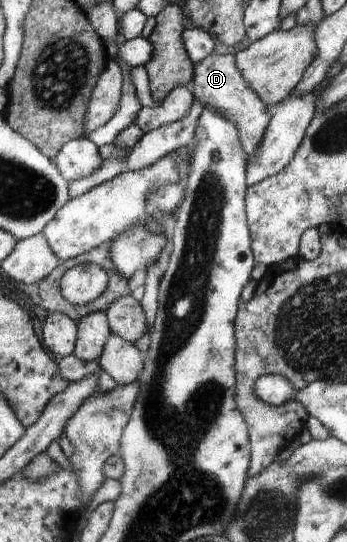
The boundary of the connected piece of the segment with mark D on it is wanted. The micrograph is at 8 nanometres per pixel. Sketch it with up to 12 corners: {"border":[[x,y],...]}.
{"border":[[233,54],[193,63],[189,87],[201,109],[235,123],[247,155],[271,115]]}

